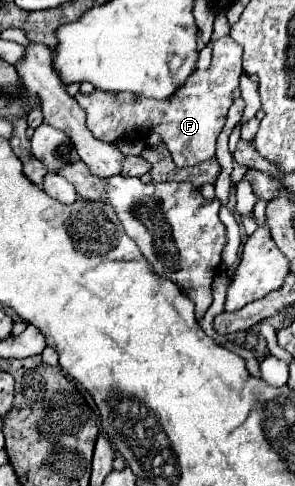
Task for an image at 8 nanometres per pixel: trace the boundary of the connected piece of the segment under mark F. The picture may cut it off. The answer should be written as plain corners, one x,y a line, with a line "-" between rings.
224,36
224,46
214,48
208,70
194,70
186,84
168,100
134,96
130,92
106,92
94,88
92,94
78,92
74,98
88,116
88,128
102,142
146,138
152,132
160,134
178,166
194,166
216,158
216,138
226,124
228,108
232,106
232,90
238,88
242,76
242,46
230,36

